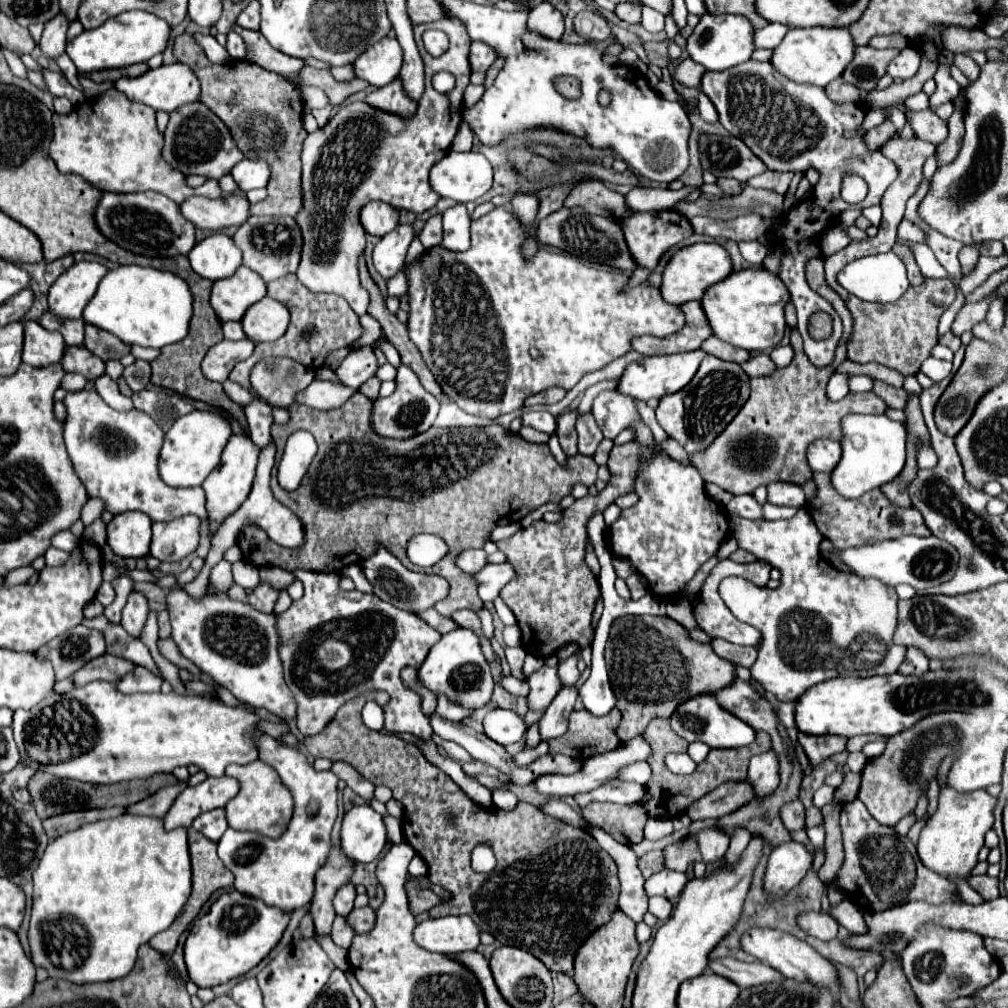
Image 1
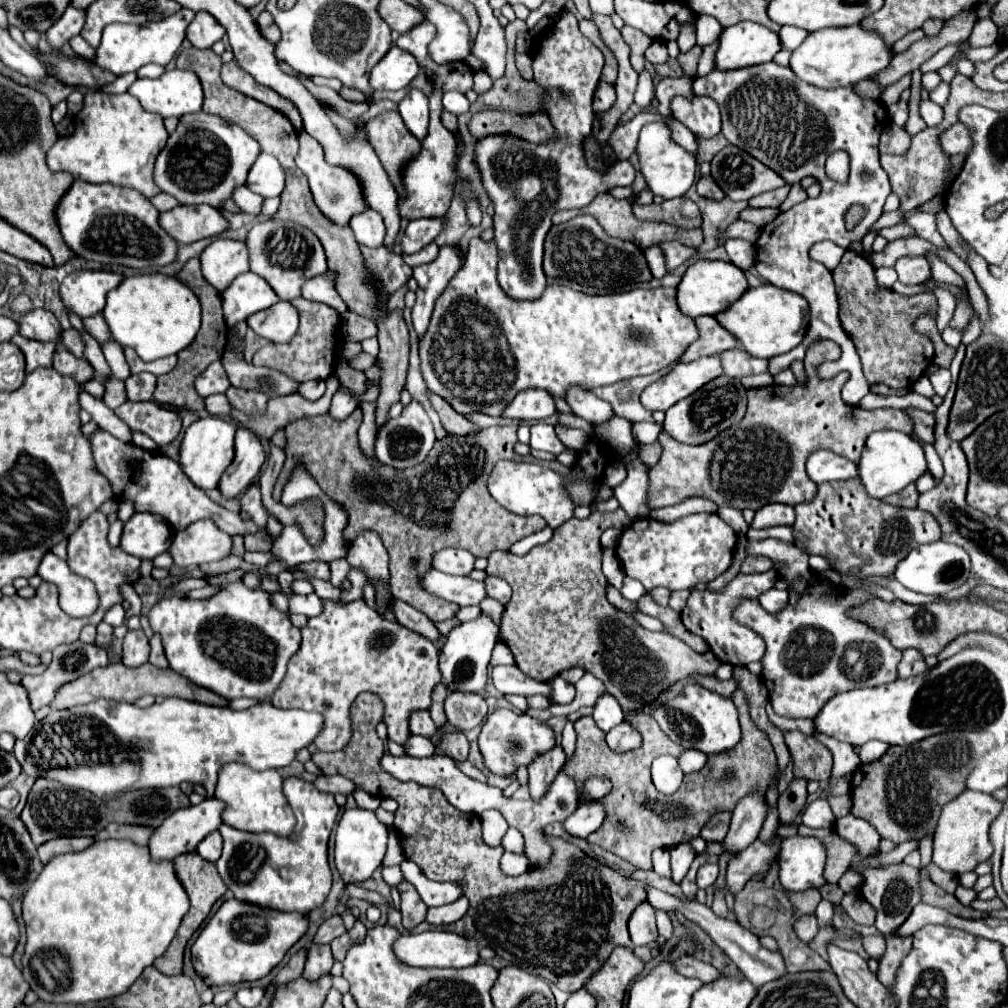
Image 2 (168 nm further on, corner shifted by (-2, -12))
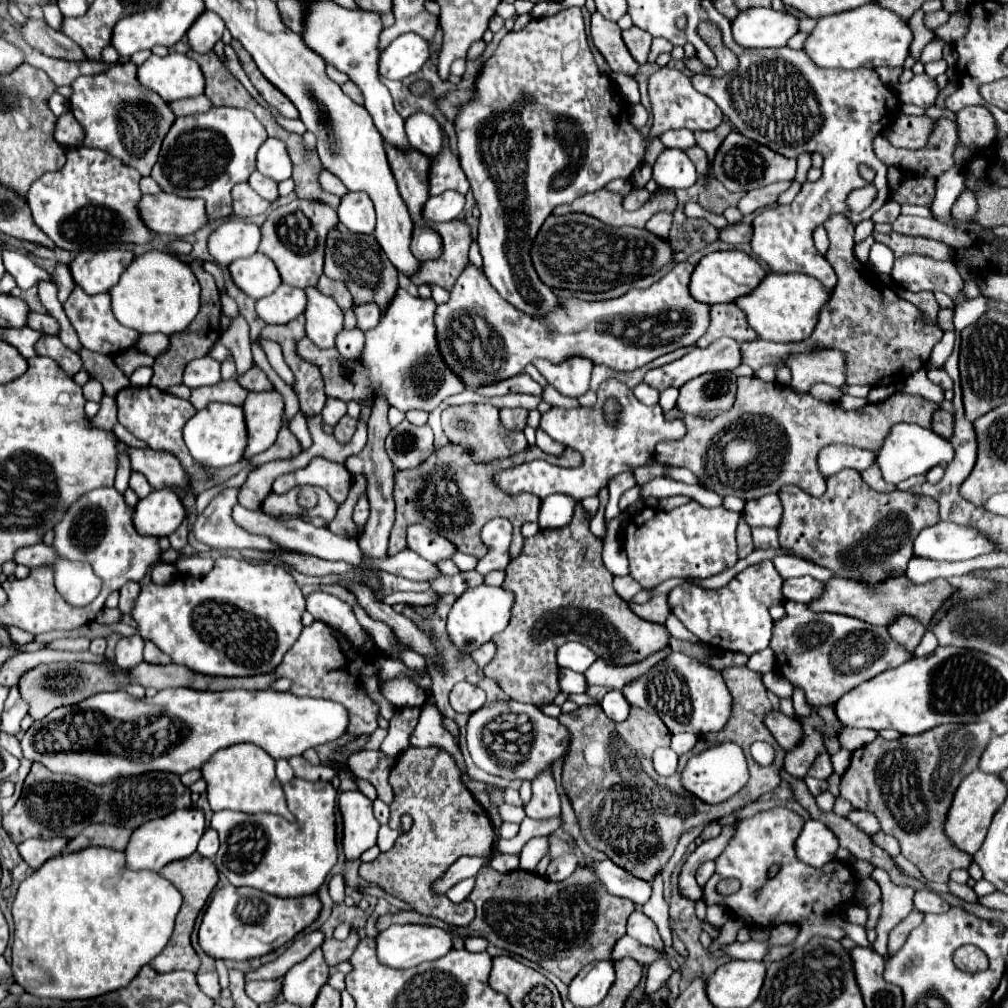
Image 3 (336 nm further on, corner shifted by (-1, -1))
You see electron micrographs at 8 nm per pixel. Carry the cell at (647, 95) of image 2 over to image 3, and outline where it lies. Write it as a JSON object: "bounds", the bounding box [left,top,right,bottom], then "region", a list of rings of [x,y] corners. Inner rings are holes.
{"bounds":[648,39,673,63],"region":[[[653,39],[648,55],[648,62],[654,63],[661,53],[670,53],[671,49],[673,49],[673,45],[669,41],[665,41],[665,39]]]}

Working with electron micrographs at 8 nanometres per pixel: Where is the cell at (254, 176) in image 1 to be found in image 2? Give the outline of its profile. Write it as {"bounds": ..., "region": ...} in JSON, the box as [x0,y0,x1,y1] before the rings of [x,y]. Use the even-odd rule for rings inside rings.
{"bounds":[246,154,284,198],"region":[[[260,154],[248,172],[246,186],[262,198],[280,196],[280,192],[284,190],[284,170],[274,156]]]}

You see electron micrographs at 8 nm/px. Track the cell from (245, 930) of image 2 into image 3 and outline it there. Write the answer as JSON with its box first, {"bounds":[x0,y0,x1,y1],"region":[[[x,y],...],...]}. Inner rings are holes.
{"bounds":[199,885,321,959],"region":[[[227,885],[219,889],[201,921],[199,943],[203,951],[215,959],[251,959],[261,957],[309,927],[321,913],[321,901],[311,897],[275,897],[251,887]]]}

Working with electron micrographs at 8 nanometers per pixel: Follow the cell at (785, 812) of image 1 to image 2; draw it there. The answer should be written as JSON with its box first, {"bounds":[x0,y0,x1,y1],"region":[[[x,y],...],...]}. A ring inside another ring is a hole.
{"bounds":[778,778,806,826],"region":[[[794,778],[792,784],[788,786],[786,792],[780,794],[778,798],[778,812],[780,812],[780,824],[790,826],[794,820],[800,816],[800,812],[806,806],[806,780]]]}

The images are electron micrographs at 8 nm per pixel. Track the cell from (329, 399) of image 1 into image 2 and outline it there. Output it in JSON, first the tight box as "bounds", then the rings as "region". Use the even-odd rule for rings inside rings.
{"bounds":[230,376,340,438],"region":[[[330,376],[326,380],[326,384],[328,384],[326,394],[322,398],[314,400],[314,402],[312,400],[306,400],[300,394],[292,394],[292,396],[280,396],[276,400],[270,400],[268,402],[268,412],[264,416],[250,418],[250,416],[246,416],[246,414],[242,414],[238,410],[232,410],[230,416],[236,418],[238,422],[242,422],[252,432],[256,432],[256,436],[260,436],[260,438],[272,438],[272,434],[278,428],[284,428],[286,424],[290,424],[294,420],[328,414],[332,396],[334,396],[336,388],[340,386],[340,382],[334,376]]]}

